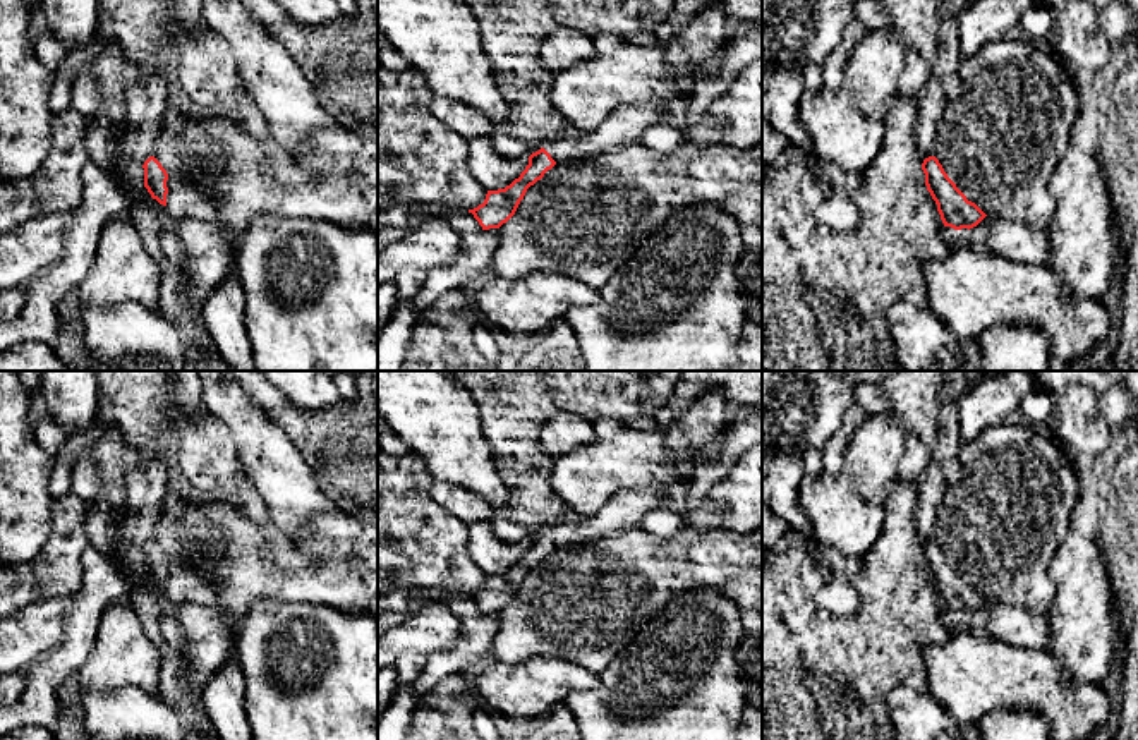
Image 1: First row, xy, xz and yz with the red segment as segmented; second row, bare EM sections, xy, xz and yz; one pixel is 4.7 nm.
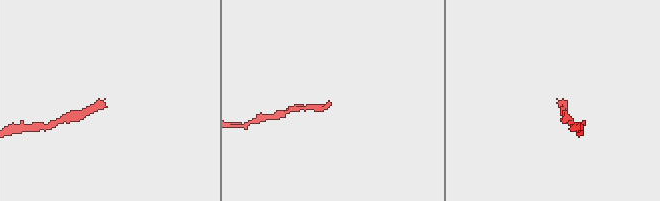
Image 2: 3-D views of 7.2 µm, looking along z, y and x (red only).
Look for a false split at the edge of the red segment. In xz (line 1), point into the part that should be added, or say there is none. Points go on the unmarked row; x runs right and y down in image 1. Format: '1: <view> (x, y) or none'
1: xz (625, 510)

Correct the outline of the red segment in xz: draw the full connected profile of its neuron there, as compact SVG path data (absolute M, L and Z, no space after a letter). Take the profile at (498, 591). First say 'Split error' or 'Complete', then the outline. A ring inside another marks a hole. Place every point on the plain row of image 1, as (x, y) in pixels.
Split error. M690 481L616 493L596 515L582 517L577 524L565 522L544 529L529 541L529 549L518 563L505 573L487 575L484 587L469 594L469 597L474 599L482 615L499 613L515 599L527 573L556 548L614 537L639 527L644 517L656 508L681 513L687 506L688 493Z

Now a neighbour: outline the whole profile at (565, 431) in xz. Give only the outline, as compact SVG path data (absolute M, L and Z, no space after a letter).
M561 410L539 431L541 452L556 457L597 440L590 421Z

